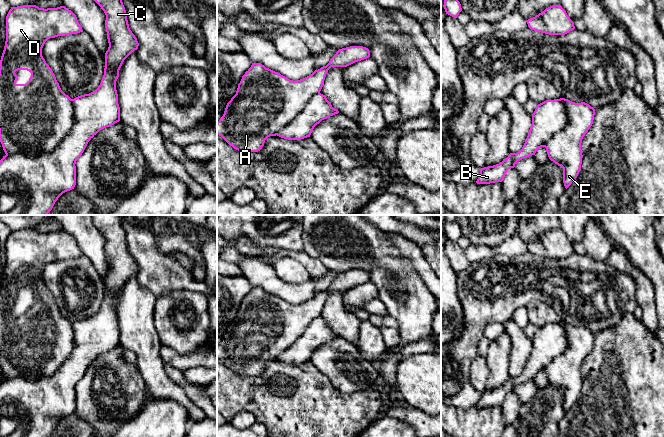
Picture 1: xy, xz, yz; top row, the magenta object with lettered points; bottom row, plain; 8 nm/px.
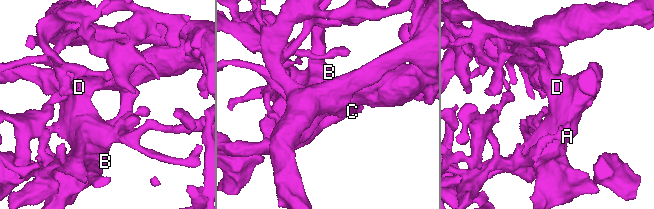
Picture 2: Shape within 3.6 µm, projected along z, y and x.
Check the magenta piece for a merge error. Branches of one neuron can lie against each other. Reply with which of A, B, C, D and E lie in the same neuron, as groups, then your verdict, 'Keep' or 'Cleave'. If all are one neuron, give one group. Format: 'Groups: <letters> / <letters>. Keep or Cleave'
Groups: A B D / C E. Cleave

